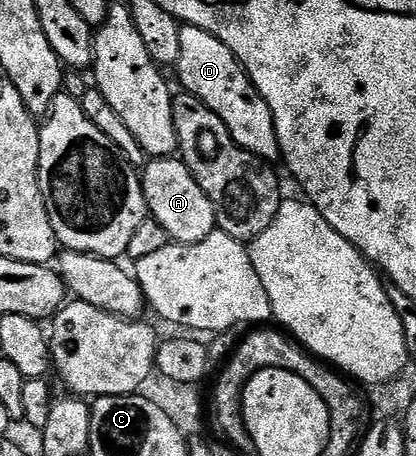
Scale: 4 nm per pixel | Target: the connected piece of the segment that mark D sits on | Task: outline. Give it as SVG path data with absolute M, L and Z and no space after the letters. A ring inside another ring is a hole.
M187 25L181 26L181 53L174 64L174 71L180 78L180 83L187 94L198 97L198 101L210 108L218 117L222 117L222 125L234 137L236 144L250 153L254 153L259 159L265 161L279 160L281 158L278 145L278 133L274 125L274 117L270 105L253 87L250 77L244 72L244 66L206 29L198 29Z

